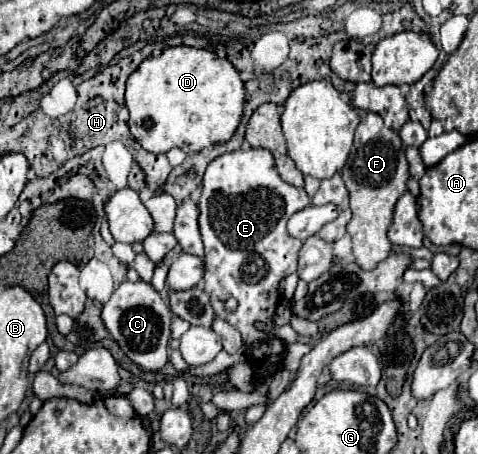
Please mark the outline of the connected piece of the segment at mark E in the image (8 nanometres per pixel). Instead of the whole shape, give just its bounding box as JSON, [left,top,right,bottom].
[199,148,311,378]

